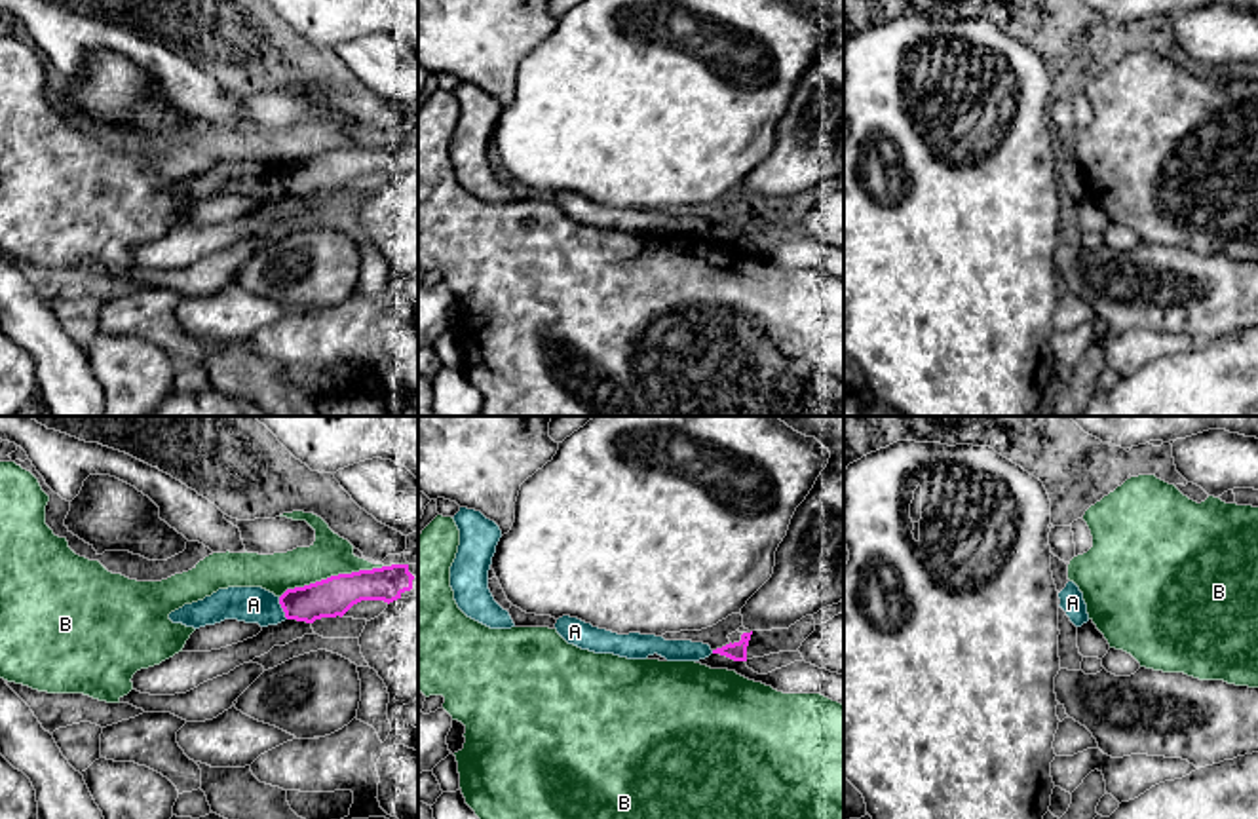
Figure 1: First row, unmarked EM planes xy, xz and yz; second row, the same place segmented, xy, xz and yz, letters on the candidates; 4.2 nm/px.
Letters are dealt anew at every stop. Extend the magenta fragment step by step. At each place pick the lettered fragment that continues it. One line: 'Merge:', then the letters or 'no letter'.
Merge: no letter

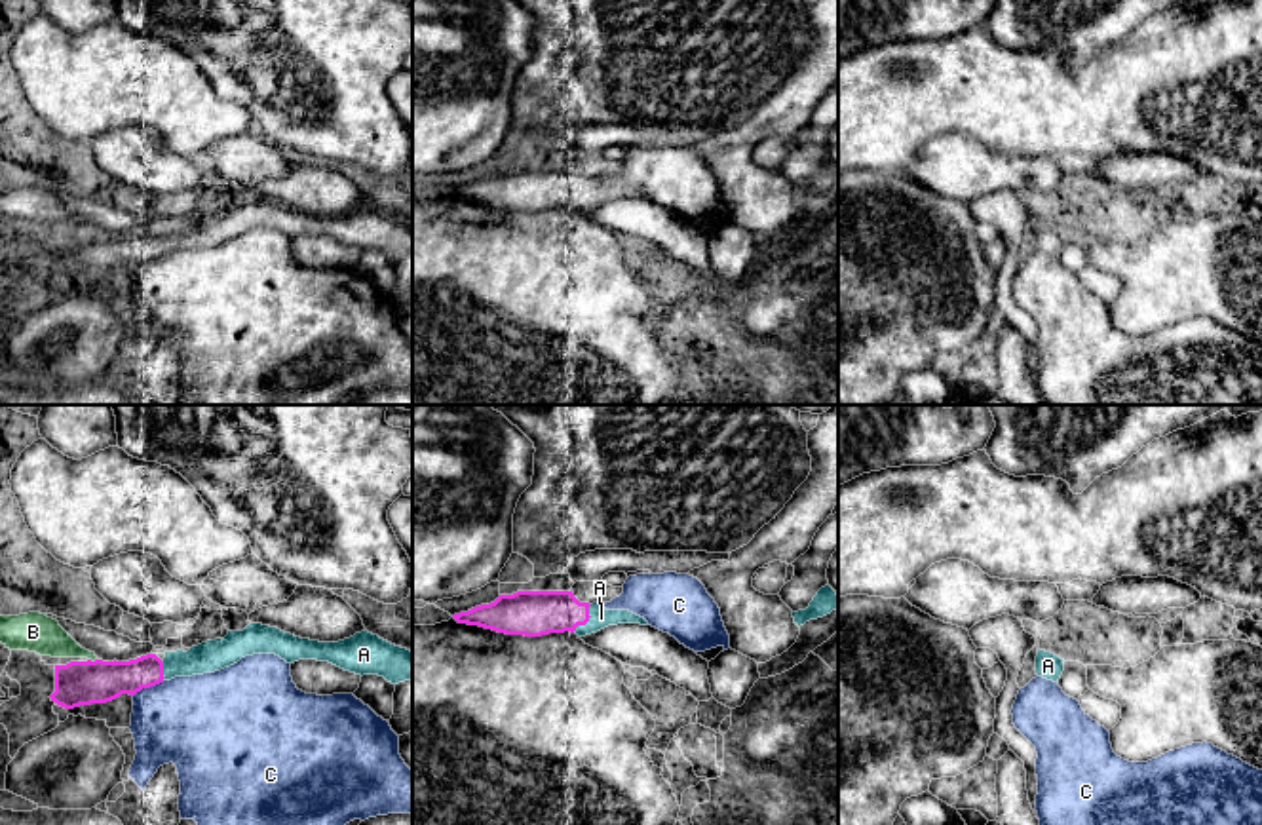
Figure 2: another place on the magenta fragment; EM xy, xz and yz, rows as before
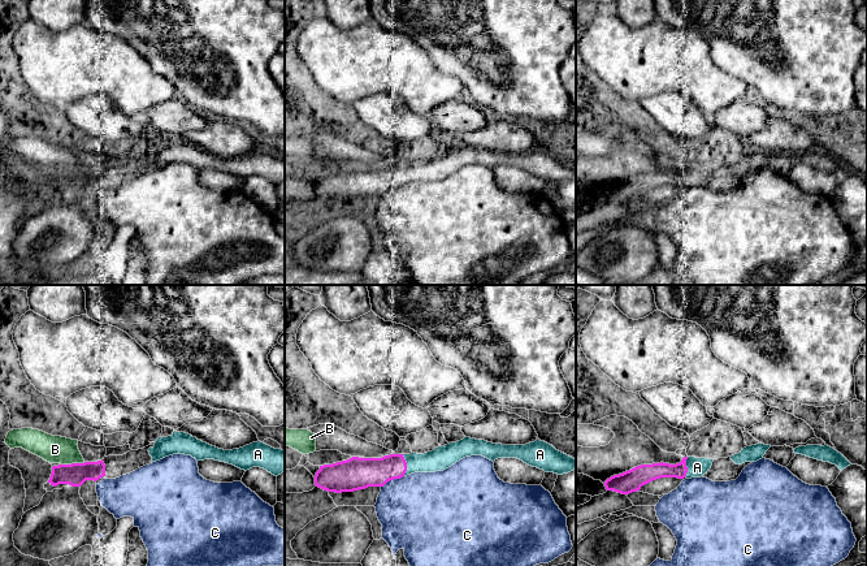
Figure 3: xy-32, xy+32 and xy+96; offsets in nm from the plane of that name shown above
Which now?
Merge: A

